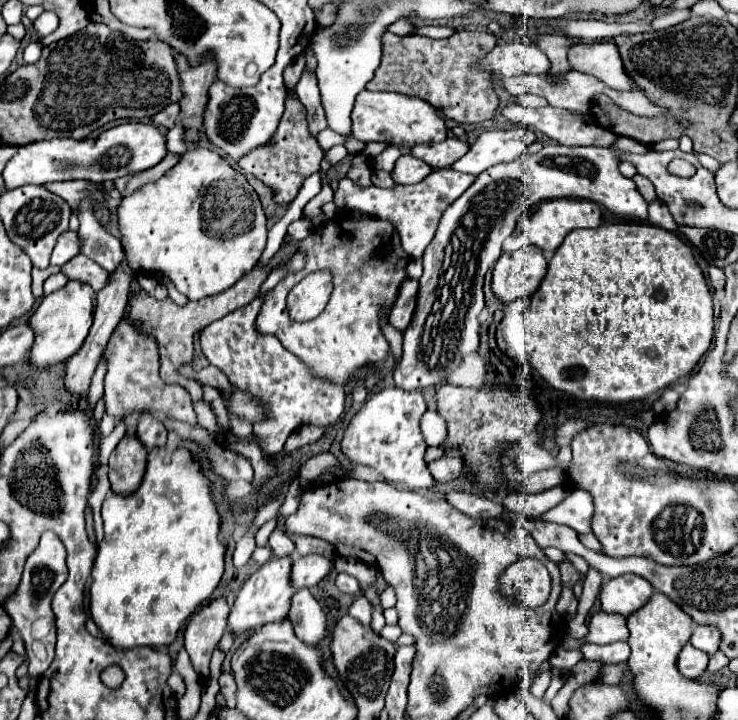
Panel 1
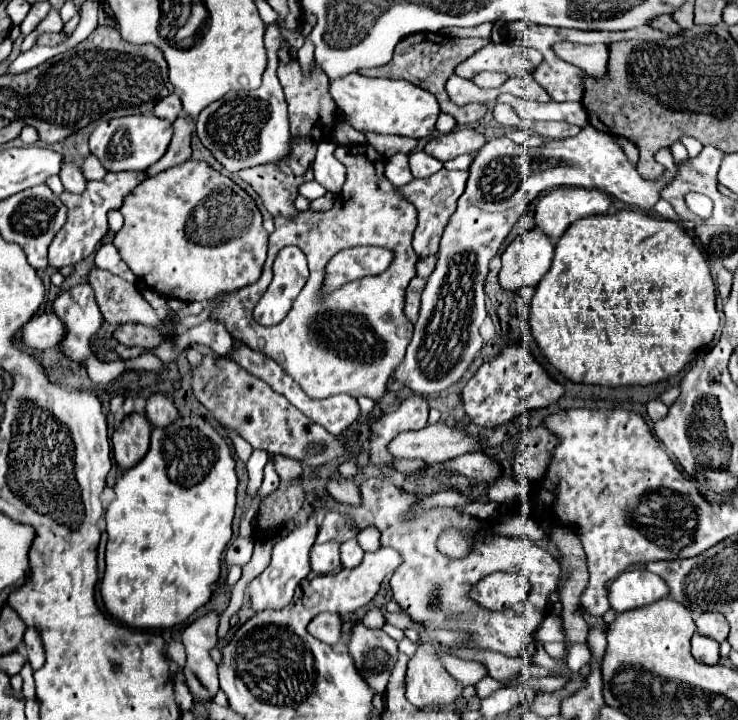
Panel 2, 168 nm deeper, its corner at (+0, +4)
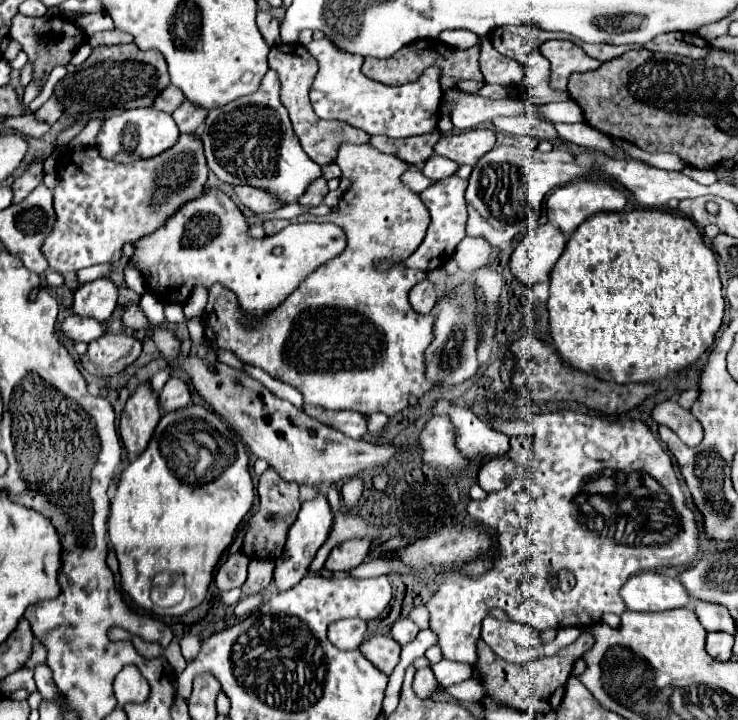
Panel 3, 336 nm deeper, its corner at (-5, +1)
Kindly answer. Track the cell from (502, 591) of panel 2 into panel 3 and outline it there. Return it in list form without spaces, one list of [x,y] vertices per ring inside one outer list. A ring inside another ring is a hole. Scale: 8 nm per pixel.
[[[562,409],[534,416],[532,428],[534,458],[526,476],[514,478],[504,490],[488,494],[482,502],[472,500],[468,504],[468,514],[498,534],[494,568],[480,578],[452,574],[428,602],[430,628],[438,636],[446,660],[476,664],[480,624],[494,608],[504,610],[510,620],[524,622],[534,630],[598,624],[606,612],[620,616],[626,612],[626,606],[618,592],[632,574],[690,564],[700,558],[708,542],[698,528],[692,508],[686,504],[670,456],[642,420]],[[562,568],[572,570],[576,576],[576,586],[570,592],[552,590],[548,584],[550,570]]]

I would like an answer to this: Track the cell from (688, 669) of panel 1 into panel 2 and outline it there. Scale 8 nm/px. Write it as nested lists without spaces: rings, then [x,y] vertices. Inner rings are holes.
[[[695,633],[691,645],[693,645],[691,653],[693,653],[695,659],[699,659],[701,663],[707,663],[707,665],[719,663],[719,643],[717,643],[715,639]]]

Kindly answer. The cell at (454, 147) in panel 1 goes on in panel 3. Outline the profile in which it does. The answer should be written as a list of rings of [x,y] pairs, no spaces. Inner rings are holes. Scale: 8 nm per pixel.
[[[478,128],[478,130],[460,132],[460,134],[444,134],[436,142],[434,154],[450,158],[458,164],[476,166],[478,158],[482,158],[482,154],[492,150],[494,144],[496,144],[494,132]]]

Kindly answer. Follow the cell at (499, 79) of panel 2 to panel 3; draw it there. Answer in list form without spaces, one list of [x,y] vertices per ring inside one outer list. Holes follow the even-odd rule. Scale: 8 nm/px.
[[[420,40],[420,42],[412,42],[412,44],[404,46],[388,60],[366,58],[362,64],[362,74],[366,74],[372,80],[378,80],[382,84],[388,84],[388,86],[400,86],[406,82],[416,82],[426,68],[436,66],[436,68],[440,68],[442,90],[452,90],[456,86],[456,82],[462,82],[462,80],[485,82],[484,76],[480,72],[480,66],[478,66],[478,56],[480,56],[478,44],[468,48],[468,50],[456,50],[456,48],[444,46],[444,42],[438,42],[438,40]]]

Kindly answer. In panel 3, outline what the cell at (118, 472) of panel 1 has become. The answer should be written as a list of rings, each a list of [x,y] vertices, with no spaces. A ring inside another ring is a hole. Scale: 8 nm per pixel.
[[[140,384],[126,402],[118,424],[122,444],[130,456],[140,456],[144,452],[160,418],[162,412],[156,396],[150,390],[150,384]]]

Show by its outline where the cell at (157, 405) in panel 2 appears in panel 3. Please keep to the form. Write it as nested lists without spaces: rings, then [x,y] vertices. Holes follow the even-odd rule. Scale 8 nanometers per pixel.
[[[170,378],[164,384],[158,402],[160,402],[160,408],[162,408],[164,414],[168,414],[168,410],[180,410],[180,408],[184,408],[190,402],[188,386],[180,378]]]

